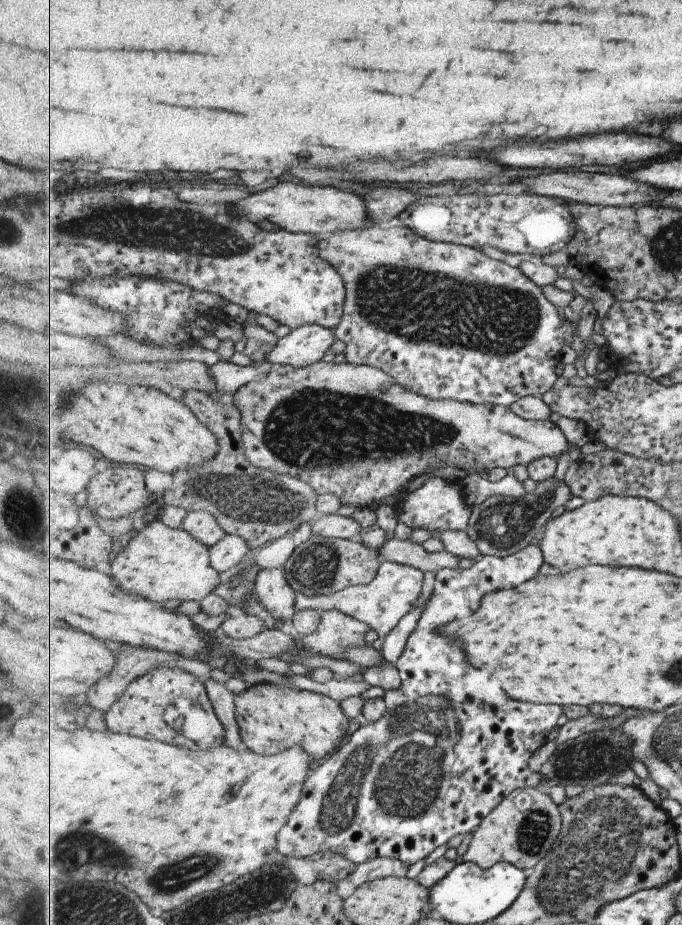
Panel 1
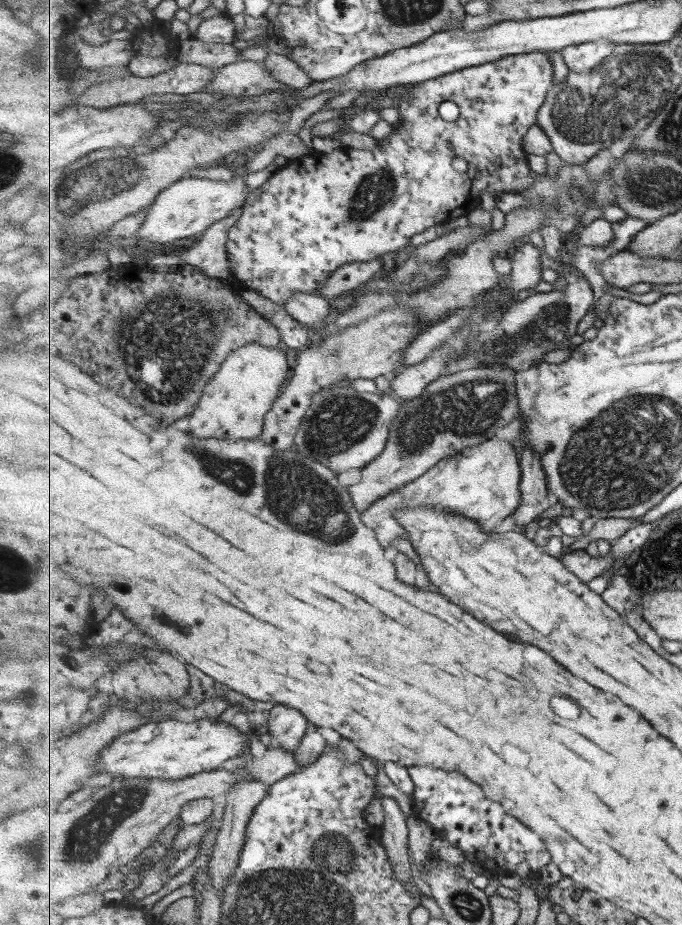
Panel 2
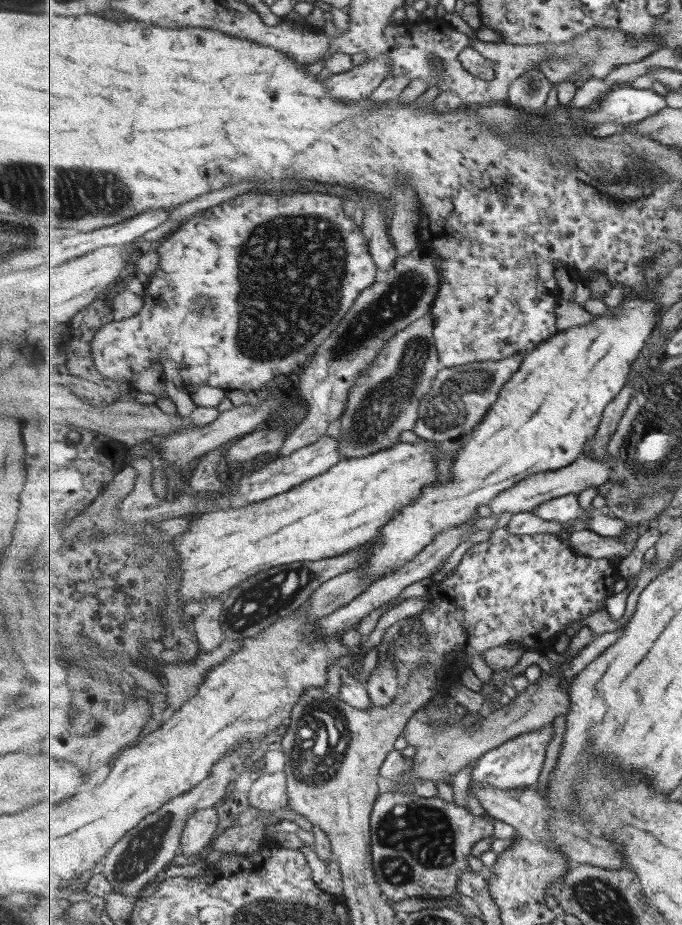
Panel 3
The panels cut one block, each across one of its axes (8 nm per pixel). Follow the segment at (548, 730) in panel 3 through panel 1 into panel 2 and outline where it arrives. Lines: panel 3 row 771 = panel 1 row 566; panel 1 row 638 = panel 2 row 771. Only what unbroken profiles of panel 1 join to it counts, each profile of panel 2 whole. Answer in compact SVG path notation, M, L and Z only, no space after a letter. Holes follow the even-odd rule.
M419 764L410 767L409 772L415 783L414 815L431 824L440 837L464 850L469 861L478 864L495 860L495 866L517 872L521 877L539 872L552 862L552 854L542 835L523 824L502 803L487 796L467 775Z

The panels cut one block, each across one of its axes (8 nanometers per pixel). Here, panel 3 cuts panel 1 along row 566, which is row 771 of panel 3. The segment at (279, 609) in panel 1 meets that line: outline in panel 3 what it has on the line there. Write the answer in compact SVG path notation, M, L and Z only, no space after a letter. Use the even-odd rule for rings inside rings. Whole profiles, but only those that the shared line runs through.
M283 771L260 774L249 789L250 805L259 811L279 811L287 806L287 778Z

